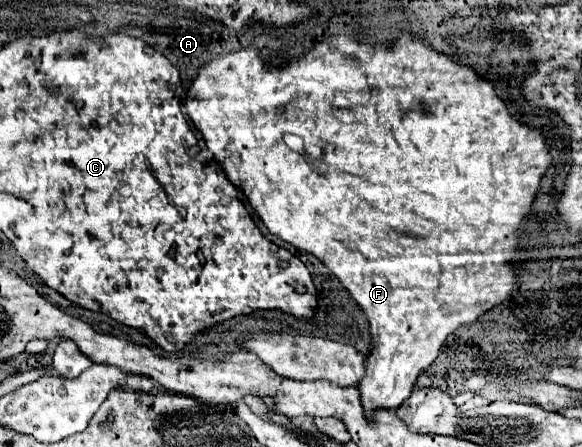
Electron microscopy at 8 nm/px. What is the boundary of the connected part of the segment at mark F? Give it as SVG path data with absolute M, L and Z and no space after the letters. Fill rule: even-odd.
M347 27L347 29L341 31L339 35L331 35L327 41L323 41L323 43L317 45L317 47L313 47L313 49L311 49L305 57L301 57L299 61L289 63L287 67L281 67L281 69L271 69L271 67L267 67L265 63L261 63L261 59L259 59L259 55L257 55L257 49L251 45L251 47L241 49L241 51L237 51L237 53L223 55L223 57L219 57L217 61L211 61L211 63L207 63L205 67L201 67L201 69L199 69L199 75L193 79L191 89L189 89L189 93L187 93L185 111L187 111L187 115L191 117L191 121L195 123L195 127L201 131L201 135L203 135L203 139L205 139L209 151L213 153L213 157L217 159L217 163L223 167L223 171L225 171L229 183L233 183L237 189L241 189L241 193L247 197L249 205L251 205L251 207L255 209L255 213L261 217L261 221L265 223L265 227L267 227L275 237L279 237L279 239L285 241L285 243L291 243L291 245L297 247L299 251L313 253L323 265L329 267L329 271L339 279L339 283L343 285L343 289L347 289L349 295L351 295L351 297L357 301L357 305L363 309L363 313L365 313L365 317L367 317L367 323L369 323L371 349L369 349L369 355L367 355L367 359L365 359L365 375L363 375L363 379L359 381L357 389L361 391L361 403L363 403L363 409L365 409L365 415L367 415L367 417L371 417L371 413L373 413L373 411L379 411L379 409L397 409L397 407L401 407L401 403L411 395L411 391L413 391L413 387L415 387L415 383L417 383L417 377L437 359L437 353L439 353L441 345L445 343L445 339L447 339L457 327L461 327L463 323L473 323L477 317L481 317L483 313L487 313L489 309L493 309L497 303L505 301L507 295L511 293L511 289L513 289L513 285L515 285L515 281L517 281L517 273L515 273L515 267L517 267L517 265L515 265L515 263L509 263L507 259L509 259L511 255L517 253L517 251L515 251L515 245L519 243L519 239L521 239L521 235L523 235L523 231L521 231L519 227L523 225L523 217L525 217L525 215L529 213L529 209L531 209L531 203L533 203L533 199L535 199L535 193L537 193L537 189L539 189L539 181L541 181L543 173L545 173L547 167L551 165L549 145L545 143L543 133L541 133L539 129L523 127L521 123L517 123L517 121L507 113L505 103L497 97L497 93L495 93L495 89L493 89L493 83L489 83L487 79L481 79L471 67L457 65L449 55L441 55L441 53L433 51L429 43L411 37L411 33L401 33L401 37L397 39L395 45L391 45L391 47L387 47L387 49L381 47L381 45L373 47L371 43L361 41L361 39L359 39L359 33L353 33L353 31ZM285 133L295 133L295 135L303 137L303 141L305 141L305 151L303 151L303 153L291 151L291 149L287 147L287 143L283 141L283 135L285 135Z

